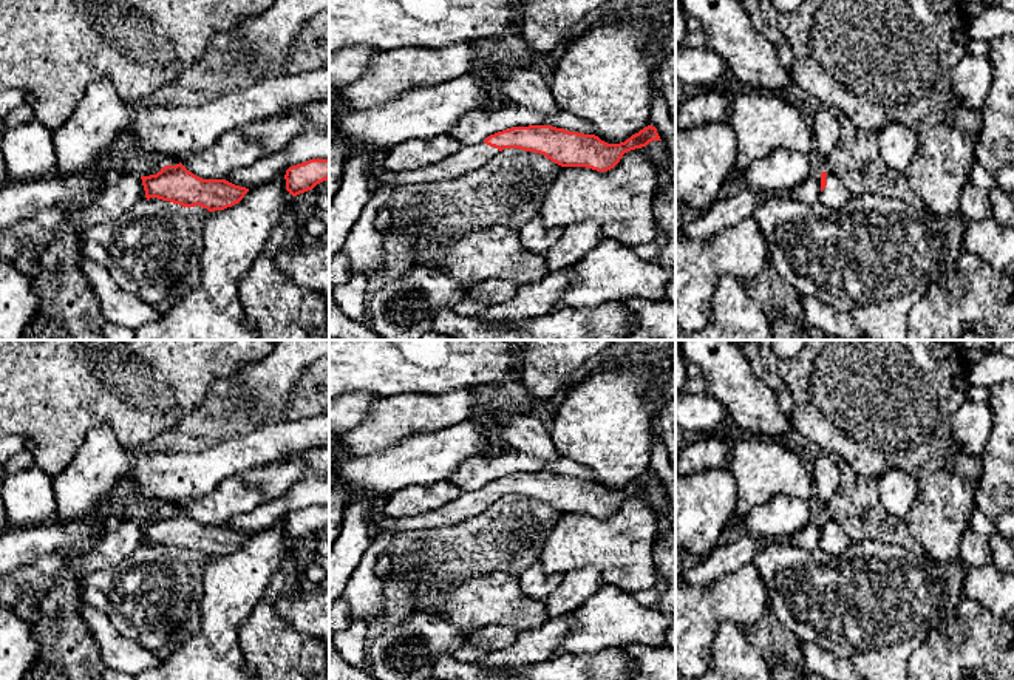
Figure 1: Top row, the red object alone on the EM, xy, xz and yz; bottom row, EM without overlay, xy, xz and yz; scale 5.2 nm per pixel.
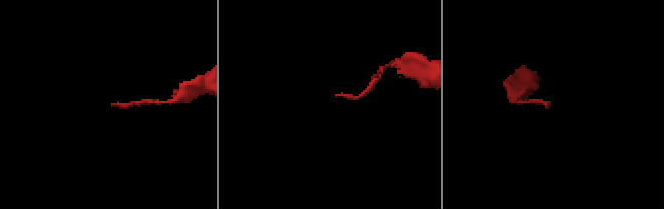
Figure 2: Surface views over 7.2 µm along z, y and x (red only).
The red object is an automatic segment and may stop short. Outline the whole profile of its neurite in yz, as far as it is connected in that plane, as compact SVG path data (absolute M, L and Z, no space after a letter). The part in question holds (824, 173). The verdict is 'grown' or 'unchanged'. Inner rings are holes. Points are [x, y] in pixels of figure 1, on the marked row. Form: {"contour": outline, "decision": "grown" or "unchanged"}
{"contour": "M821 173L821 198L819 202L827 209L839 209L850 199L844 182L833 173Z", "decision": "grown"}

